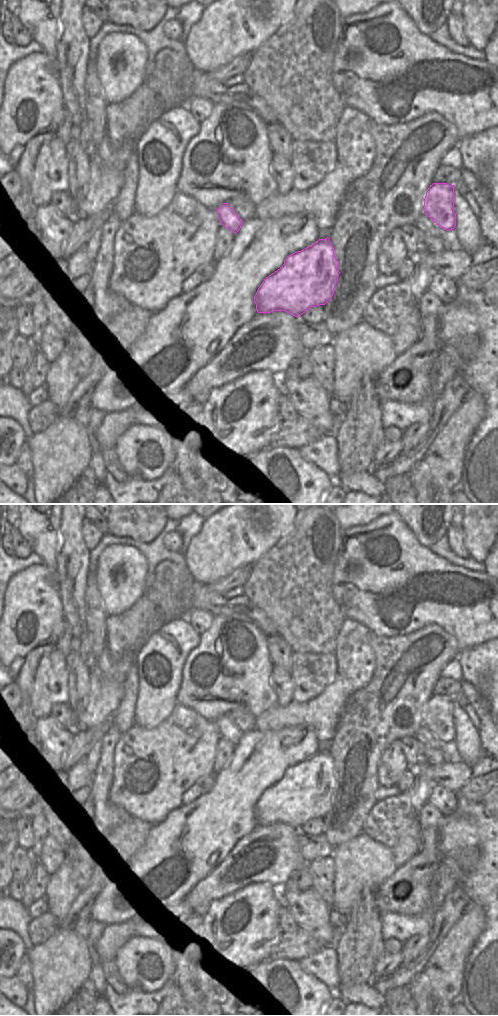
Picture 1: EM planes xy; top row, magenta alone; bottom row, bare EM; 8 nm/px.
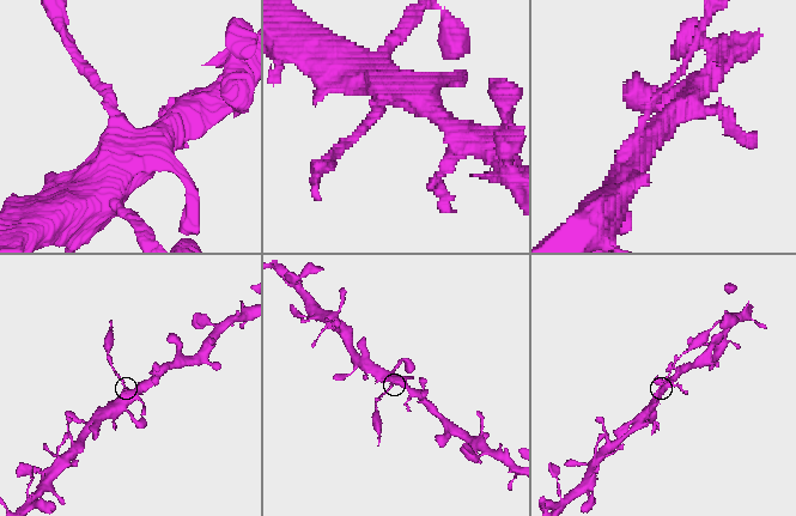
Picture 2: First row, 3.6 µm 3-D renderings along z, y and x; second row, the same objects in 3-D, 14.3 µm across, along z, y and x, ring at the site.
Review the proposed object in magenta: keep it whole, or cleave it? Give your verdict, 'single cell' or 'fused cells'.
fused cells

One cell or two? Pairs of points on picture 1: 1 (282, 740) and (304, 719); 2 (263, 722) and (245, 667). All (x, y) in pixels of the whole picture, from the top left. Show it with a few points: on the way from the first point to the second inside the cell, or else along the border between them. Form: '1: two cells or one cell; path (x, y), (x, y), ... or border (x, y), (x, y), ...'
1: two cells; border (273, 730), (287, 727), (308, 727), (317, 737)
2: two cells; border (277, 704), (256, 717)

